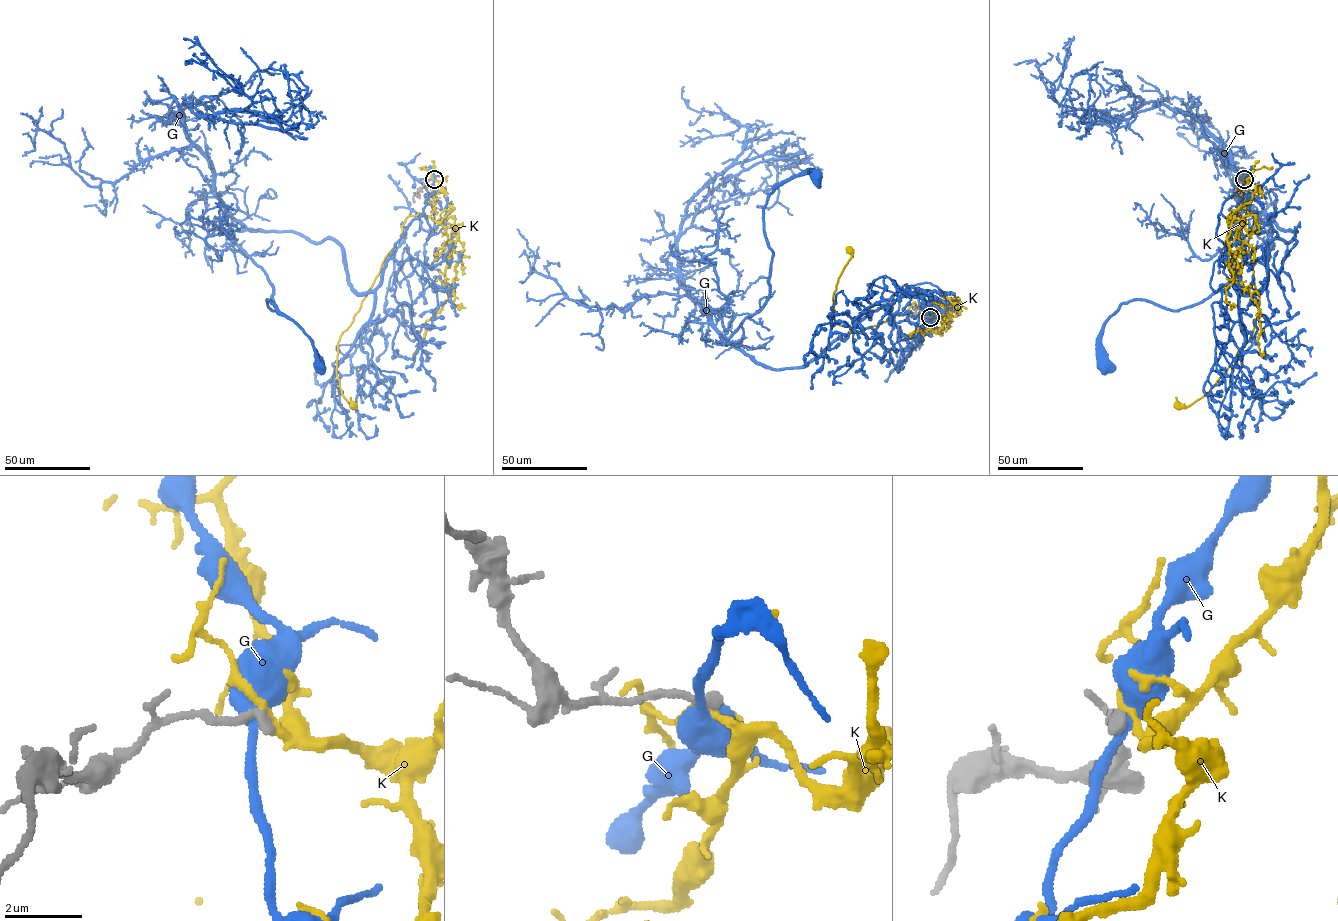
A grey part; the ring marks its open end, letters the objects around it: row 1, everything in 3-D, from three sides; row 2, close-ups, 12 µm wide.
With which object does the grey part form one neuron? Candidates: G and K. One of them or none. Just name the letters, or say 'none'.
none

